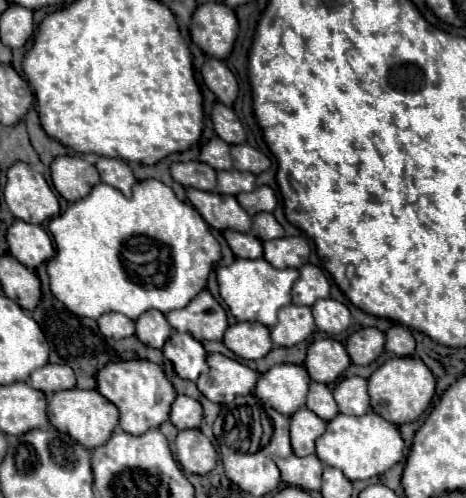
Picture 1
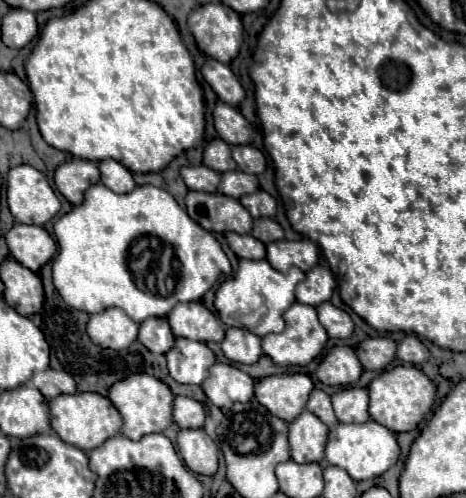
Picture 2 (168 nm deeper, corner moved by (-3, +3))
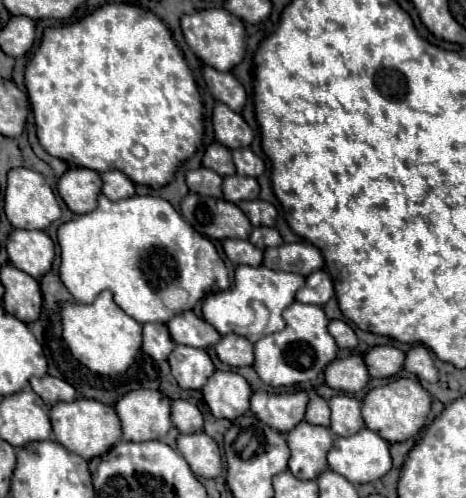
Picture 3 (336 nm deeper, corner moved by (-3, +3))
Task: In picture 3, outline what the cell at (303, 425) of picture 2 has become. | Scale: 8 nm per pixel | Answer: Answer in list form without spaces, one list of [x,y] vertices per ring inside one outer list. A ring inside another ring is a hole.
[[[301,421],[287,433],[287,445],[291,449],[289,471],[297,479],[317,479],[319,473],[327,469],[327,453],[333,447],[333,435],[327,427]]]

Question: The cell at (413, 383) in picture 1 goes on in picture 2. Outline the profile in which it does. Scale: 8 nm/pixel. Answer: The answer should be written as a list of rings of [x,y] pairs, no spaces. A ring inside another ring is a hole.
[[[397,365],[383,371],[369,383],[369,415],[373,421],[385,425],[387,429],[401,433],[415,429],[425,413],[433,407],[435,385],[433,381],[415,365]]]

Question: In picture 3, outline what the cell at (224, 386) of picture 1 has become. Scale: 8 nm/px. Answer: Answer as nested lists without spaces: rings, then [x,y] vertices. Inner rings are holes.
[[[215,371],[203,387],[205,403],[217,419],[237,419],[249,409],[251,387],[235,371]]]

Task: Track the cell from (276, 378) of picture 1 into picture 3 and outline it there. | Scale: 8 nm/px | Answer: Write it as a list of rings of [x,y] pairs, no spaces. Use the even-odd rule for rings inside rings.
[[[253,393],[253,415],[279,433],[291,431],[305,417],[307,393]]]

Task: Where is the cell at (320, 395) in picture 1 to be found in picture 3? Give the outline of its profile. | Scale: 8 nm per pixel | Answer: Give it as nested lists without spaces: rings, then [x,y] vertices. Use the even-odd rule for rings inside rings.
[[[313,395],[309,399],[309,405],[307,405],[307,413],[305,413],[305,421],[311,423],[311,425],[321,425],[321,427],[329,427],[329,405],[323,397],[319,395]]]

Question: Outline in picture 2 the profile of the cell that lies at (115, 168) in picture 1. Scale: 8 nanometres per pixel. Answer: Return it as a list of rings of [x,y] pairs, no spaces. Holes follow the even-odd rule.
[[[105,159],[99,161],[99,171],[101,171],[101,183],[107,185],[113,193],[129,193],[135,189],[133,175],[127,167],[123,167],[115,159]]]

